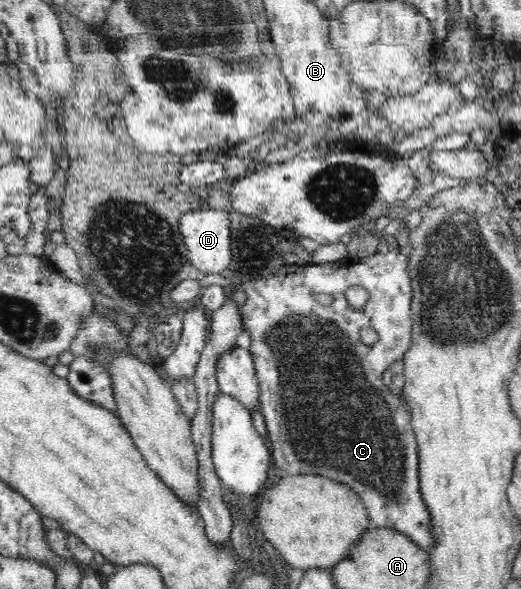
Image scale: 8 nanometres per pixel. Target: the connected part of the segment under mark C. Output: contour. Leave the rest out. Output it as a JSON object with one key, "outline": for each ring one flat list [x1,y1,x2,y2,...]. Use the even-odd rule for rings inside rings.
{"outline":[[404,250,399,253,388,251,386,254,376,252,373,255,367,256,364,260,344,258,320,264,285,264,285,266,280,266,280,268,264,278,251,281,243,280,240,283,242,292,246,294,246,299,241,305,240,312,243,327,250,332,251,345,249,350,255,363,257,378,259,379,261,411,266,420,269,436,268,446,270,447,275,465,283,474,289,476,299,476,300,474,324,476,324,478,330,478,330,480,336,480,340,484,350,486,354,492,358,492,358,496,364,502,364,506,366,508,370,506,368,516,374,522,374,526,392,527,404,533,412,541,428,551,431,545,431,532,429,531,428,509,420,494,417,440,410,424,410,416,408,412,404,412,404,406,402,406,404,402,400,402,398,396,392,396,388,392,388,388,384,386,384,382,382,382,382,374,395,362,403,361,412,343,411,302,413,290,412,279,408,272,408,264,410,264,410,255],[350,286,361,286,368,291,369,299,363,309,357,309,348,304,348,299,346,299,345,294],[312,292,330,294,332,296,332,303,318,303,312,297],[364,328,375,329,376,334,380,338,378,342,369,346,364,344,362,342,362,330]]}

